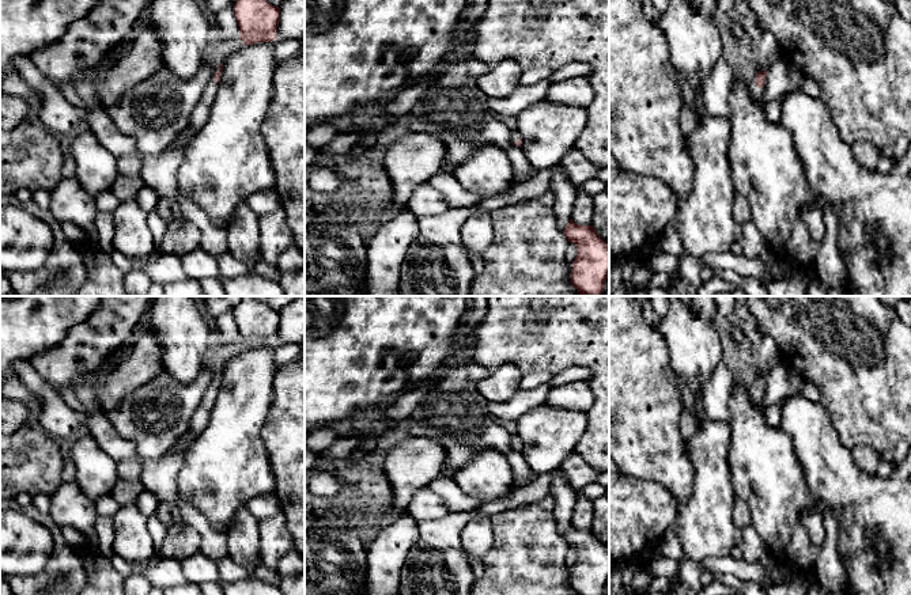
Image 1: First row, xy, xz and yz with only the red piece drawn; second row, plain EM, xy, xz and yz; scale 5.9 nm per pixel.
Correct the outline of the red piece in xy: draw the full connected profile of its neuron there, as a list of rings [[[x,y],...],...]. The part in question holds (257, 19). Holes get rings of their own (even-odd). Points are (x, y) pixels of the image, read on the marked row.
[[[237,0],[234,14],[245,45],[272,42],[277,37],[280,8],[267,0]]]

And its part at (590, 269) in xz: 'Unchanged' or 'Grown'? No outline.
Unchanged

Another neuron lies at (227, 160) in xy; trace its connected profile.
[[[275,41],[245,45],[223,60],[223,71],[205,125],[190,139],[177,174],[181,197],[196,202],[212,224],[227,228],[235,208],[253,193],[275,185],[275,171],[261,133],[273,101],[277,62]]]

